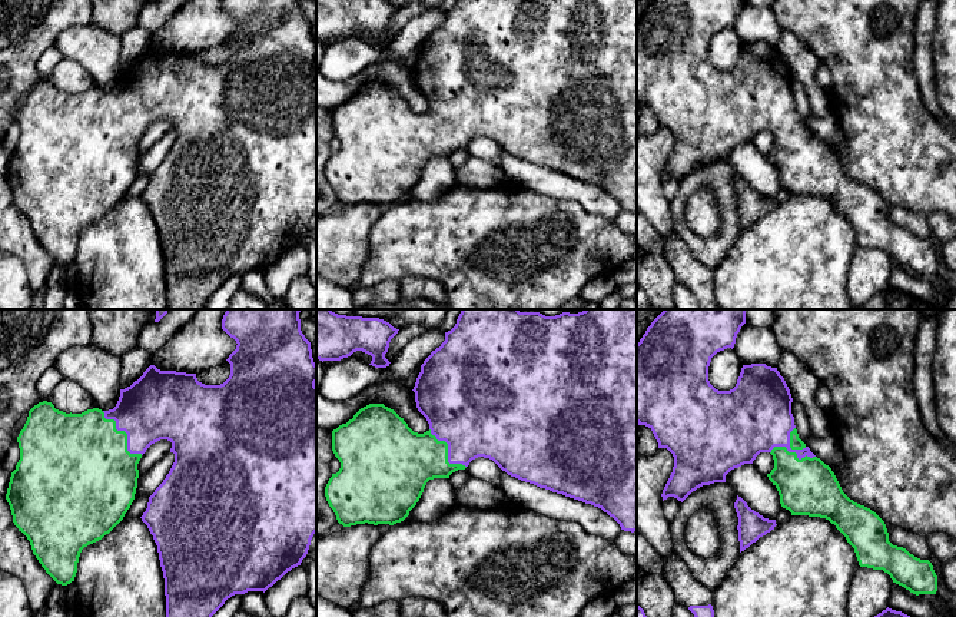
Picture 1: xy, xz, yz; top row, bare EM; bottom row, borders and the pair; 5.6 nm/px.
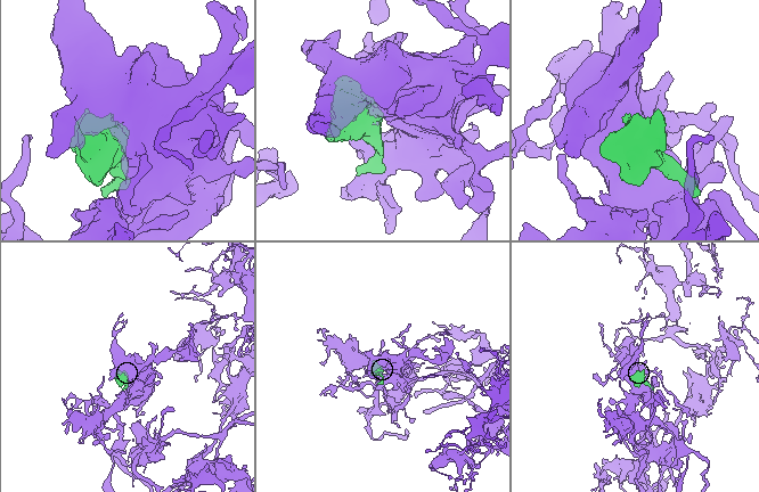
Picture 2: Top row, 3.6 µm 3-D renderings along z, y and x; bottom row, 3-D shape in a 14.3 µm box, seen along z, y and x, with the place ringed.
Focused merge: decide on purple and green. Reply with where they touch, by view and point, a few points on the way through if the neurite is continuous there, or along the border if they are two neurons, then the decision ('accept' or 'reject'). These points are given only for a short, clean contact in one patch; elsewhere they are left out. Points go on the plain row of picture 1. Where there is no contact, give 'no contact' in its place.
meets purple in yz at (793, 130); accept

